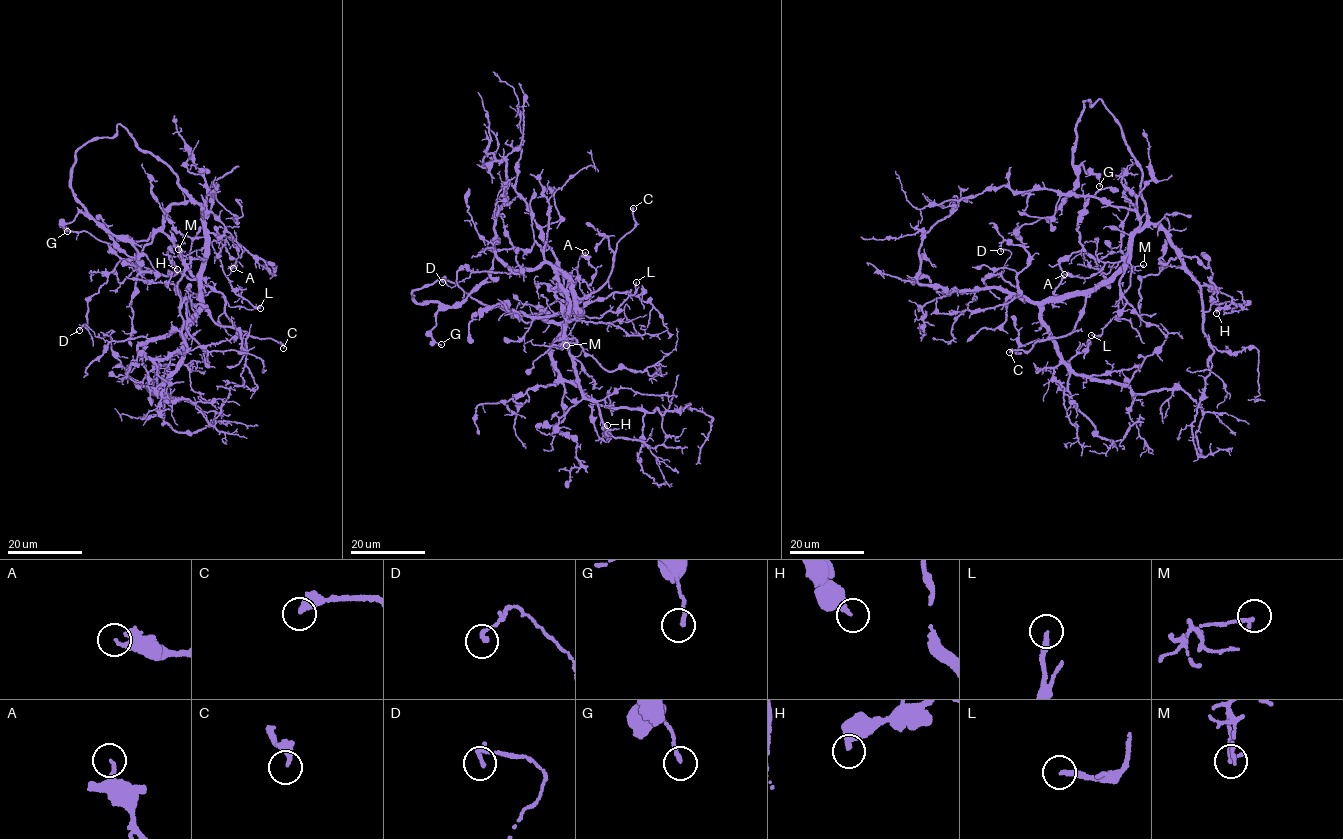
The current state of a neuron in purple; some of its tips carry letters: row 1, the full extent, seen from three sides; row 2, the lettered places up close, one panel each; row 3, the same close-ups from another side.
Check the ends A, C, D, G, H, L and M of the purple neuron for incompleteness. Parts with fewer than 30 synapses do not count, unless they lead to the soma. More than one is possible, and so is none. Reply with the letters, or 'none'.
none

